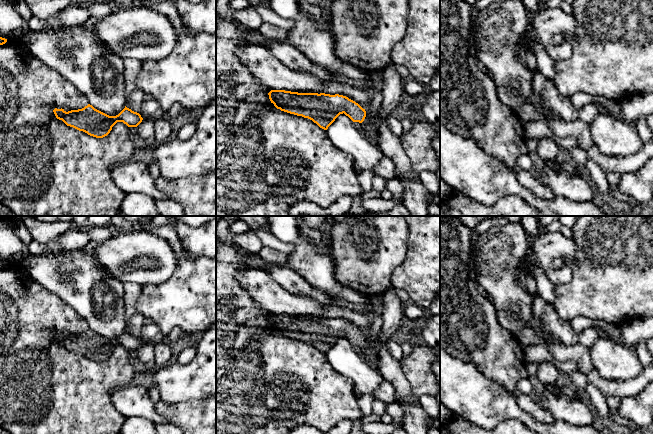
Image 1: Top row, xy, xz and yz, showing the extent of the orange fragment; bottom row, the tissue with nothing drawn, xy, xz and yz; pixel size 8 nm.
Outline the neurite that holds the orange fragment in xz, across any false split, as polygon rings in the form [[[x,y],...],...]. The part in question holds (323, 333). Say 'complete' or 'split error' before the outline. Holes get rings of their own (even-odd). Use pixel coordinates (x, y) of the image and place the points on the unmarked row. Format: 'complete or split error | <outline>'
split error | [[[271,314],[271,327],[281,335],[308,342],[320,352],[327,354],[340,338],[345,338],[353,346],[371,346],[379,354],[381,343],[366,339],[358,327],[346,320],[325,317],[298,317],[285,314]]]

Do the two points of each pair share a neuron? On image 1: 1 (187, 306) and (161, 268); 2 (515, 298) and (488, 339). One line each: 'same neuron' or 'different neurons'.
1: different neurons
2: different neurons

